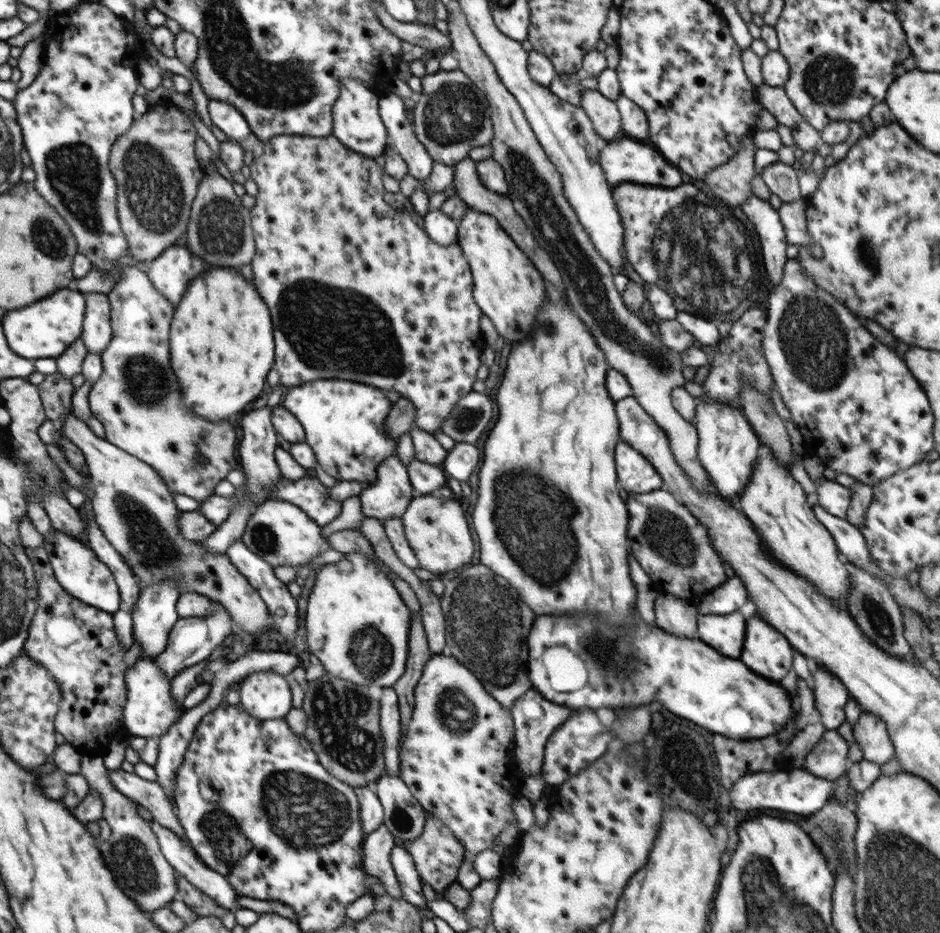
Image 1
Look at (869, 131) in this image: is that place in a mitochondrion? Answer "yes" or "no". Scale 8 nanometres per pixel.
no

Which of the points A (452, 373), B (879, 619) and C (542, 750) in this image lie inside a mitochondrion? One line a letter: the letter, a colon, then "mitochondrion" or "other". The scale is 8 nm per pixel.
A: other
B: mitochondrion
C: other

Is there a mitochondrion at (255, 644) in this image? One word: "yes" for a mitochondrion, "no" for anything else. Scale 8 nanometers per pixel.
no

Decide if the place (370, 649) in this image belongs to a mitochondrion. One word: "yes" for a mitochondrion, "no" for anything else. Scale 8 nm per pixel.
yes

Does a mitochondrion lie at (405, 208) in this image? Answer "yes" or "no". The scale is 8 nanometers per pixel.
no

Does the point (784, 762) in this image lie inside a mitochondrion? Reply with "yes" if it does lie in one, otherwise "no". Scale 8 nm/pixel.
no

